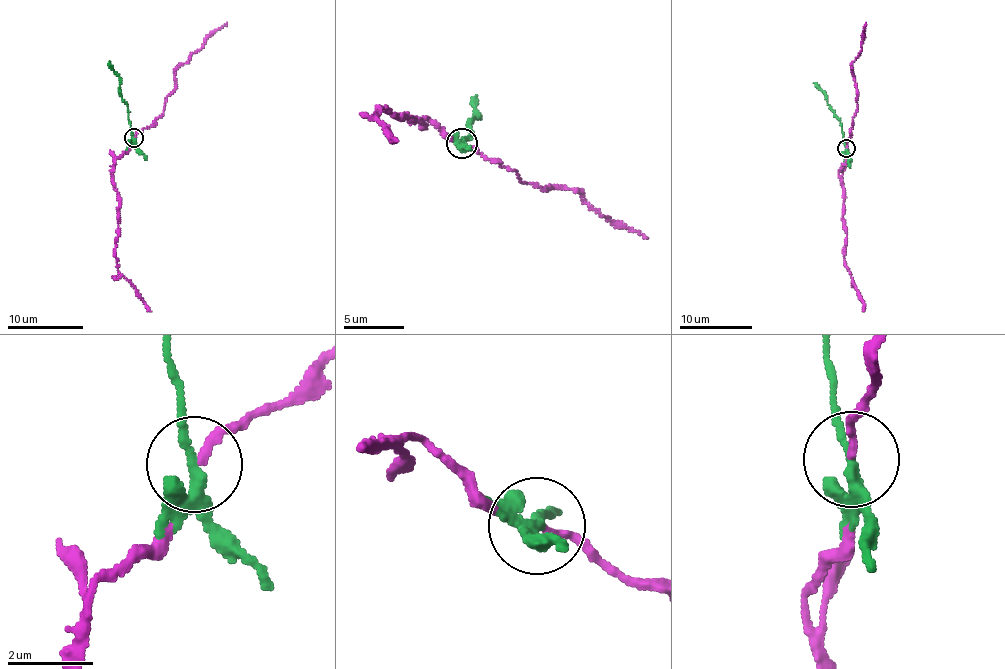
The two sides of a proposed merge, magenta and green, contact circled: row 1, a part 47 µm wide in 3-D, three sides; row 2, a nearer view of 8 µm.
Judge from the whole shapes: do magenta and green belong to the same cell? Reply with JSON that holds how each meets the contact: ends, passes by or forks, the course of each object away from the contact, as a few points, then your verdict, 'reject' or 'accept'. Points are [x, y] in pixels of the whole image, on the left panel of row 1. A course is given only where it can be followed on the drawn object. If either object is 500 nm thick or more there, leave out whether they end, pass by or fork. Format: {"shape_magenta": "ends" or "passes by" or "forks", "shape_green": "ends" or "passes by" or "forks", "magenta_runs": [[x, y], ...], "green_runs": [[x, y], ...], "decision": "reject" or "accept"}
{"shape_magenta": "passes by", "shape_green": "forks", "magenta_runs": [[133, 137], [130, 148], [116, 158], [113, 170], [119, 218], [115, 256], [120, 274], [151, 311]], "green_runs": [[133, 137], [120, 80], [109, 61]], "decision": "reject"}

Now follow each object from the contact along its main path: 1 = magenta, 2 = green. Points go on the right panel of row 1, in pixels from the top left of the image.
1: (846, 148), (847, 159), (840, 172), (843, 229), (847, 234), (844, 265), (863, 310)
2: (846, 148), (840, 120), (827, 98), (813, 83)

